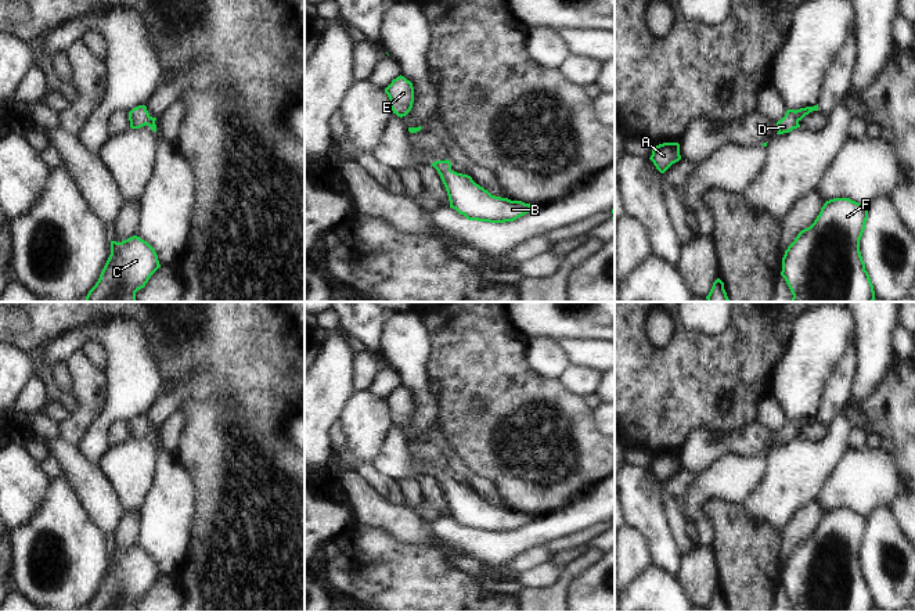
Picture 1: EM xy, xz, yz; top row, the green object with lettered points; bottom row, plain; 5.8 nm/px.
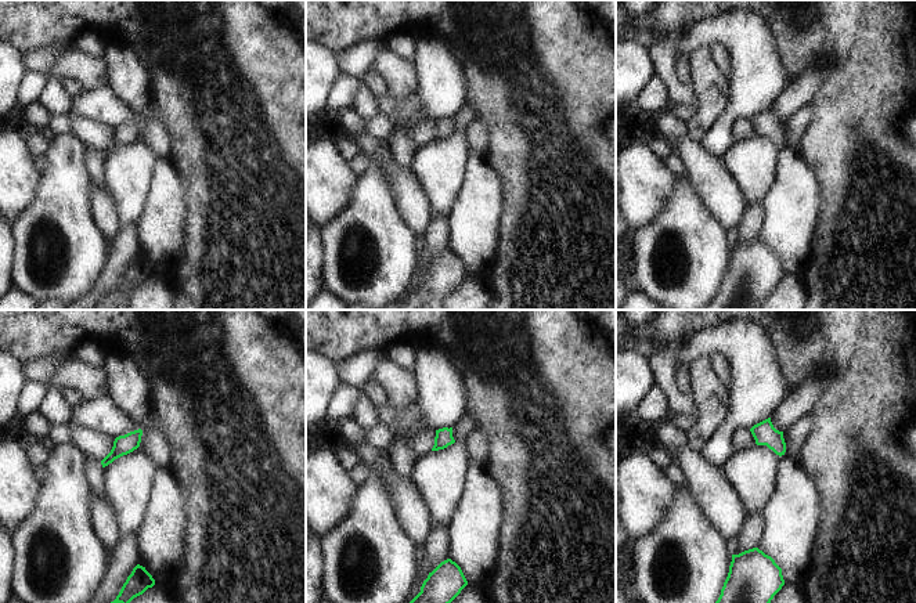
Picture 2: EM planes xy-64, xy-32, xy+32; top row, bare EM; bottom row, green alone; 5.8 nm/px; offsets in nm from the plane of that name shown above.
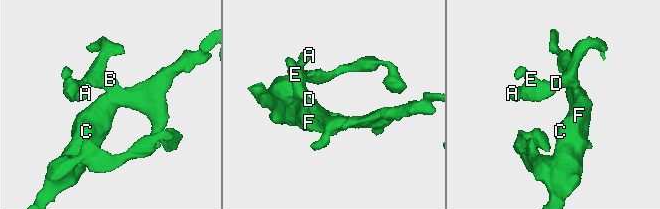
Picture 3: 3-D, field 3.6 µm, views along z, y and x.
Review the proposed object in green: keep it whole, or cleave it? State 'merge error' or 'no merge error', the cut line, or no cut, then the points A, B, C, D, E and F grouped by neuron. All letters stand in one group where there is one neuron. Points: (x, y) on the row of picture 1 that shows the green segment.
no merge error | no cut | A B C D E F

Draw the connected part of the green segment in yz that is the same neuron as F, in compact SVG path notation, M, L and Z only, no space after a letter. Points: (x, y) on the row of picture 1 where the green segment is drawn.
M833 198L824 204L814 223L801 230L782 258L781 276L793 298L792 302L873 302L875 291L860 252L860 240L865 230L868 206L850 198Z

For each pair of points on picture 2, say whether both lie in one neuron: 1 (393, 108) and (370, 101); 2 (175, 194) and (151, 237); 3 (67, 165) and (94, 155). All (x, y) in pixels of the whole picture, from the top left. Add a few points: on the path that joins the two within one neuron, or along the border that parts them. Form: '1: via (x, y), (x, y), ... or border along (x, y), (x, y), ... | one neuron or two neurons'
1: border along (377, 98), (381, 114) | two neurons
2: via (165, 205), (161, 226) | one neuron
3: border along (85, 147), (85, 165), (92, 179) | two neurons

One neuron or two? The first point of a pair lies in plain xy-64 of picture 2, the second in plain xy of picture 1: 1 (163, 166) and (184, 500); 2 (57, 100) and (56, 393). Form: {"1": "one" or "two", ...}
{"1": "one", "2": "two"}

